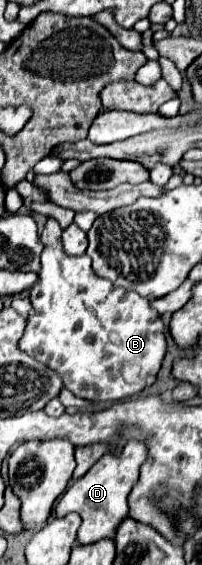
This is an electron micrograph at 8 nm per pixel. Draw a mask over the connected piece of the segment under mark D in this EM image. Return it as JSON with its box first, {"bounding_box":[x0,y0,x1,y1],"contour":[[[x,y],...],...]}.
{"bounding_box":[55,443,147,545],"contour":[[[127,443],[121,455],[103,455],[81,479],[77,479],[69,489],[63,493],[55,507],[55,517],[65,517],[67,513],[81,515],[81,527],[77,531],[77,545],[91,545],[101,539],[113,539],[117,527],[127,517],[127,497],[133,485],[137,483],[139,467],[147,459],[145,447],[141,443]]]}

